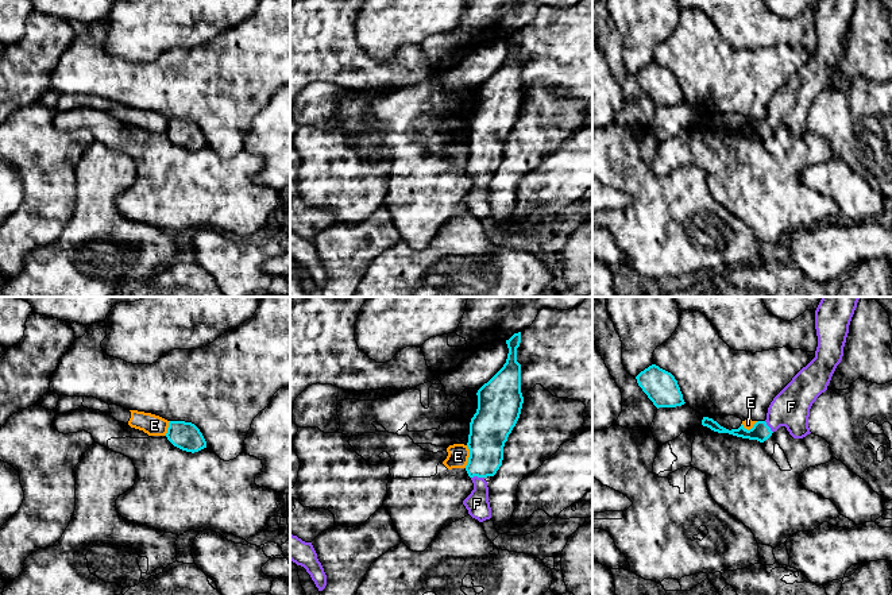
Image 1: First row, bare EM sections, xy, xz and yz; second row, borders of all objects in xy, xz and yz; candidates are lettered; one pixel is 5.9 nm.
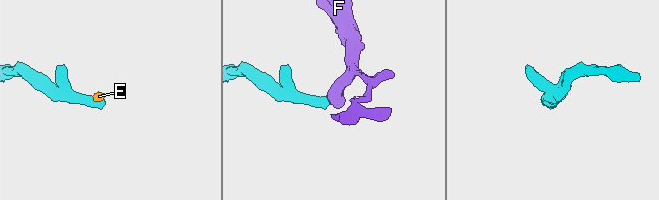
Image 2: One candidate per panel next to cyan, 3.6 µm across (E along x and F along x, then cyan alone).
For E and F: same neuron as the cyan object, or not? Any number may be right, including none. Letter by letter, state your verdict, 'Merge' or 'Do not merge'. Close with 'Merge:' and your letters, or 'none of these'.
E: Do not merge
F: Merge
Merge: F

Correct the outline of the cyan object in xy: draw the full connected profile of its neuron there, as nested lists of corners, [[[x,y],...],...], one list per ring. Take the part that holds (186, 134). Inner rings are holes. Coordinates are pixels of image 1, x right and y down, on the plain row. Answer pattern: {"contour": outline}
{"contour": [[[170,119],[166,135],[174,144],[186,150],[194,151],[206,146],[202,131],[192,120]]]}

